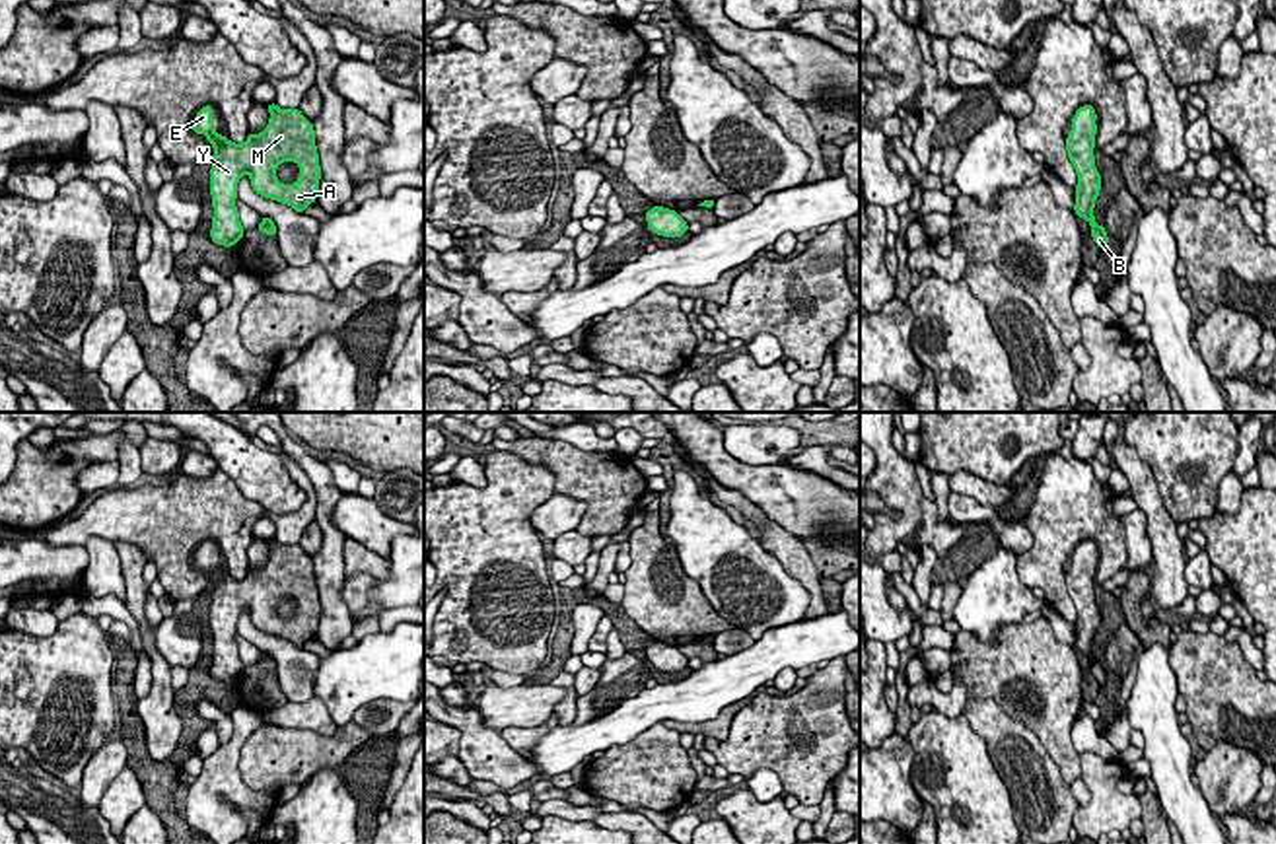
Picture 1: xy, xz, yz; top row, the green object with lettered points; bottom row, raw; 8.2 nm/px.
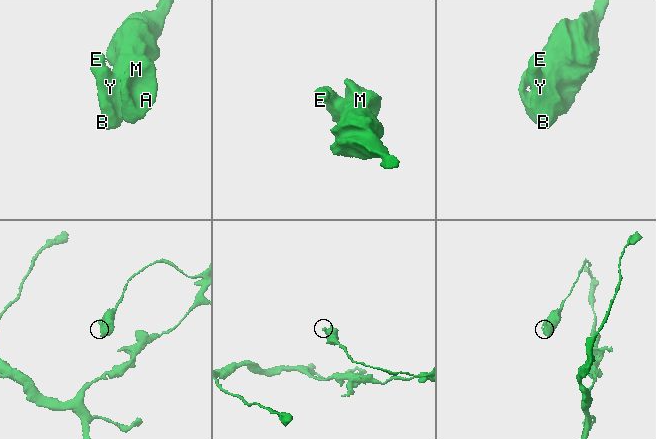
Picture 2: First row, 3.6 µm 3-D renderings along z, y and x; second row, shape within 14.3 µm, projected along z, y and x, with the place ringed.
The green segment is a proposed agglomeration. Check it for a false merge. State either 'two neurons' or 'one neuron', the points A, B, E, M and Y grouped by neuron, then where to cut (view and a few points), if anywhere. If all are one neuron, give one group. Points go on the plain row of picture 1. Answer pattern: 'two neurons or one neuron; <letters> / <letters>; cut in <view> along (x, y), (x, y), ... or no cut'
one neuron; A B E M Y; no cut

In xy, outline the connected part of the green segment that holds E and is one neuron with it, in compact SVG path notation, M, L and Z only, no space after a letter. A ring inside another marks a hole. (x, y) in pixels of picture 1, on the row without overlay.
M268 539L268 560L261 570L251 570L243 580L233 580L214 564L214 543L204 541L193 558L193 566L204 572L212 583L210 630L212 665L210 675L233 683L245 669L235 642L237 618L247 609L257 630L292 642L296 648L317 636L321 601L315 581L315 566L300 545L280 545ZM282 597L300 601L300 615L282 620L276 605Z

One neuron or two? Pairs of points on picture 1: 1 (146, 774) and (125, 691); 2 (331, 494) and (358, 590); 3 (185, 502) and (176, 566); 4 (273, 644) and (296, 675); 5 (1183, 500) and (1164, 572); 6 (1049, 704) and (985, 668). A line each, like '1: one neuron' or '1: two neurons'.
1: one neuron
2: two neurons
3: one neuron
4: one neuron
5: two neurons
6: one neuron

